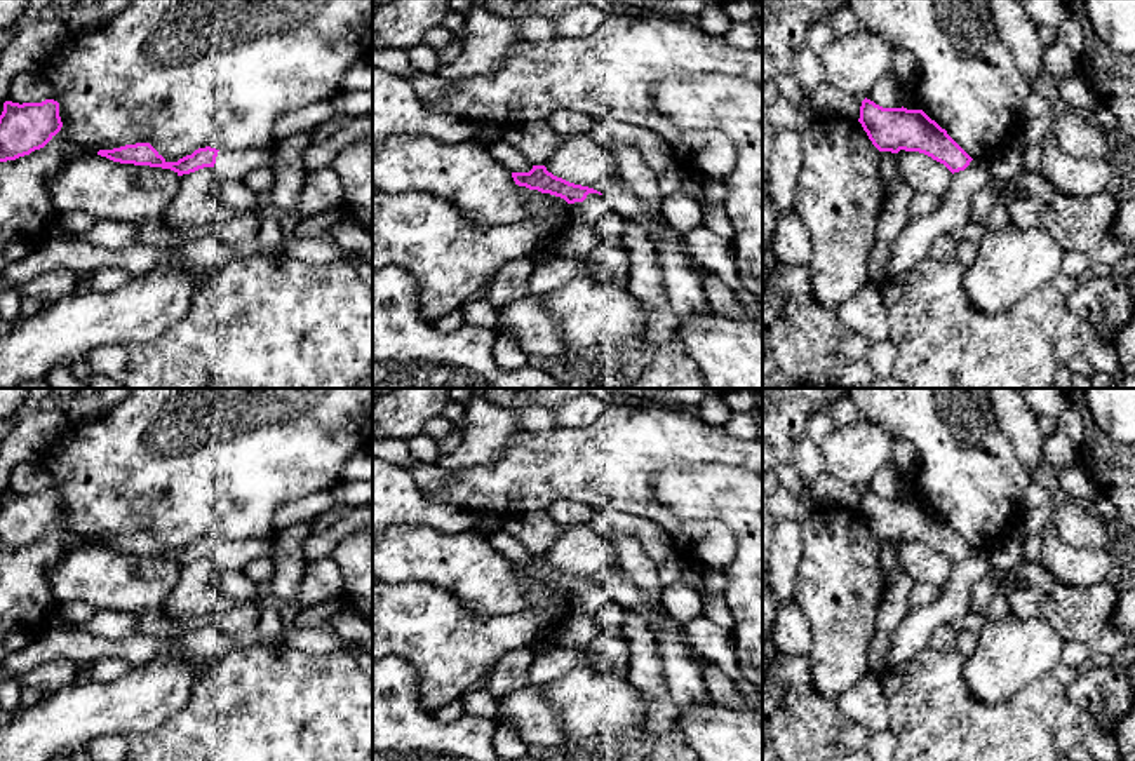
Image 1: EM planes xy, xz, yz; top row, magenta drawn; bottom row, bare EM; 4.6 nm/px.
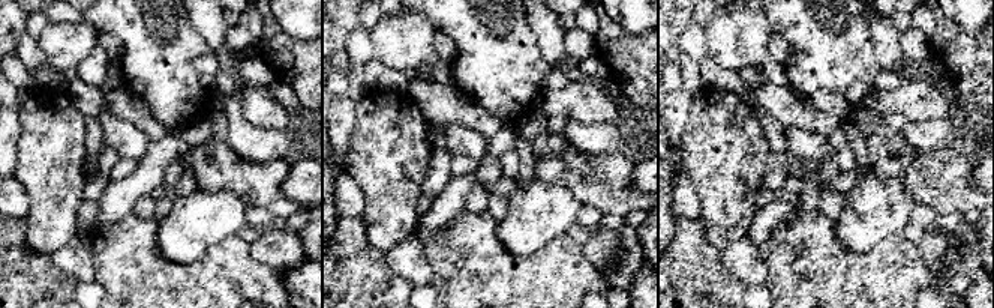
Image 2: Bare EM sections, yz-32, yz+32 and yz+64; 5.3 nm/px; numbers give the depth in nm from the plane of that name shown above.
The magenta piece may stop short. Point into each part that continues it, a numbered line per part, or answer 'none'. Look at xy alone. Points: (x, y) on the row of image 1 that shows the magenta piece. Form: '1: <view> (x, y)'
1: xy (232, 164)

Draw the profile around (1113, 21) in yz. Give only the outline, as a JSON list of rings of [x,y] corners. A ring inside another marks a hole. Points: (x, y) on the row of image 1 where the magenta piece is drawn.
[[[1085,0],[1093,31],[1118,54],[1135,56],[1135,0]]]

